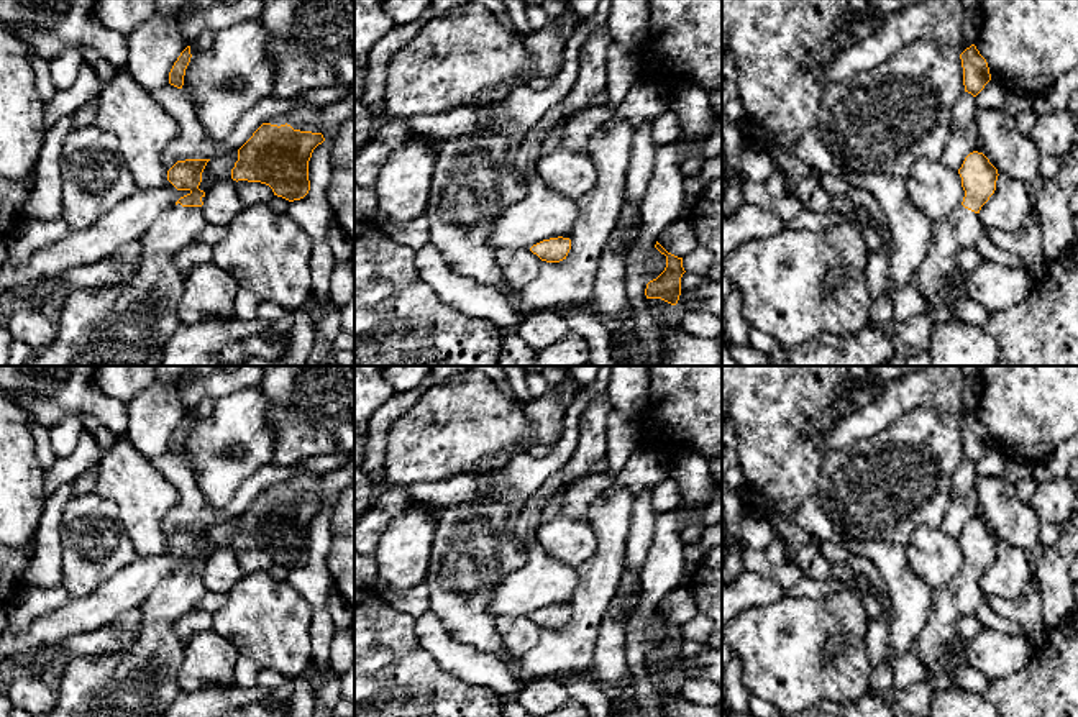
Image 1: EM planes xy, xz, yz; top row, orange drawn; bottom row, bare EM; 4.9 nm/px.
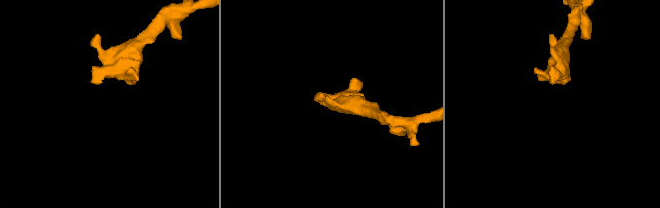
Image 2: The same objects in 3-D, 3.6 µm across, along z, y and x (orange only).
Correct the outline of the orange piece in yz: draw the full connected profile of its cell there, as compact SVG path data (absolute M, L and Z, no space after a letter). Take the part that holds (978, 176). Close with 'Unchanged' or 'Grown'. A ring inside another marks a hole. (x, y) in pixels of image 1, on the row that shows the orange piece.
M978 151L970 153L958 169L965 197L947 218L932 225L927 258L920 263L912 284L924 299L934 325L958 322L953 302L966 294L966 274L958 253L975 248L986 231L980 220L981 207L996 190L998 169Z. Grown

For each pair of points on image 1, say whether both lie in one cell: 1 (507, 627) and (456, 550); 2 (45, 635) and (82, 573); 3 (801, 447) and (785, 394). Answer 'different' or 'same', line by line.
1: different
2: different
3: same

